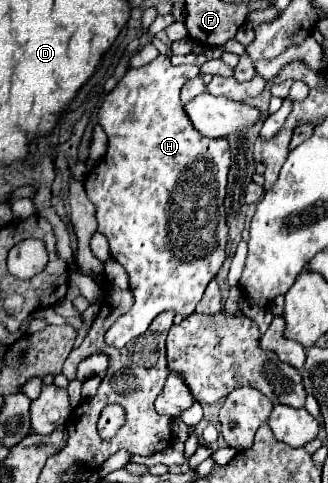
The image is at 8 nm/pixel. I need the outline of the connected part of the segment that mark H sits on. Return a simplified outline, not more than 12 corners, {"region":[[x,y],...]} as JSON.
{"region":[[200,66],[128,68],[86,174],[130,274],[114,348],[190,316],[226,254],[228,140],[180,88]]}

